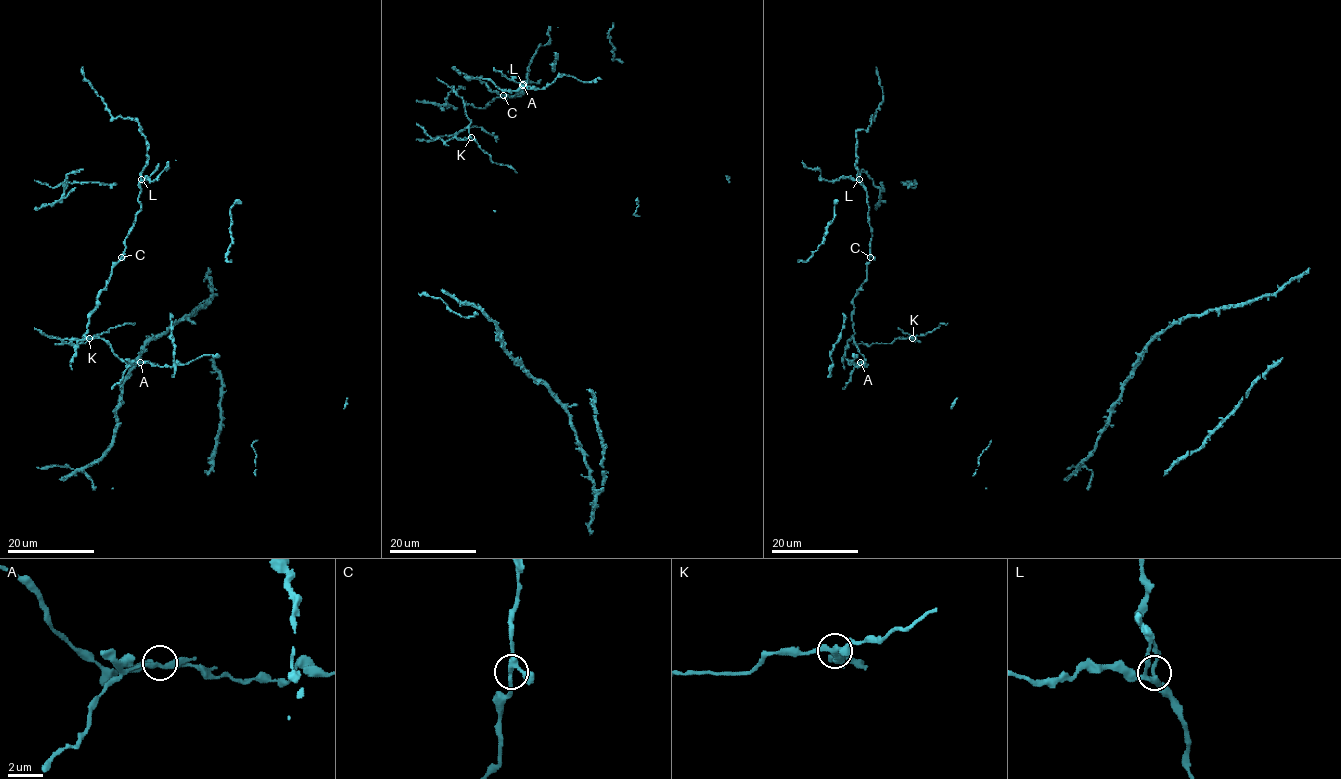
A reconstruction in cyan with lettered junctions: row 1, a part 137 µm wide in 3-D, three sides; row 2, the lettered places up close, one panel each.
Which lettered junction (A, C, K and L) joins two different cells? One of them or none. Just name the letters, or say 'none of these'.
K

